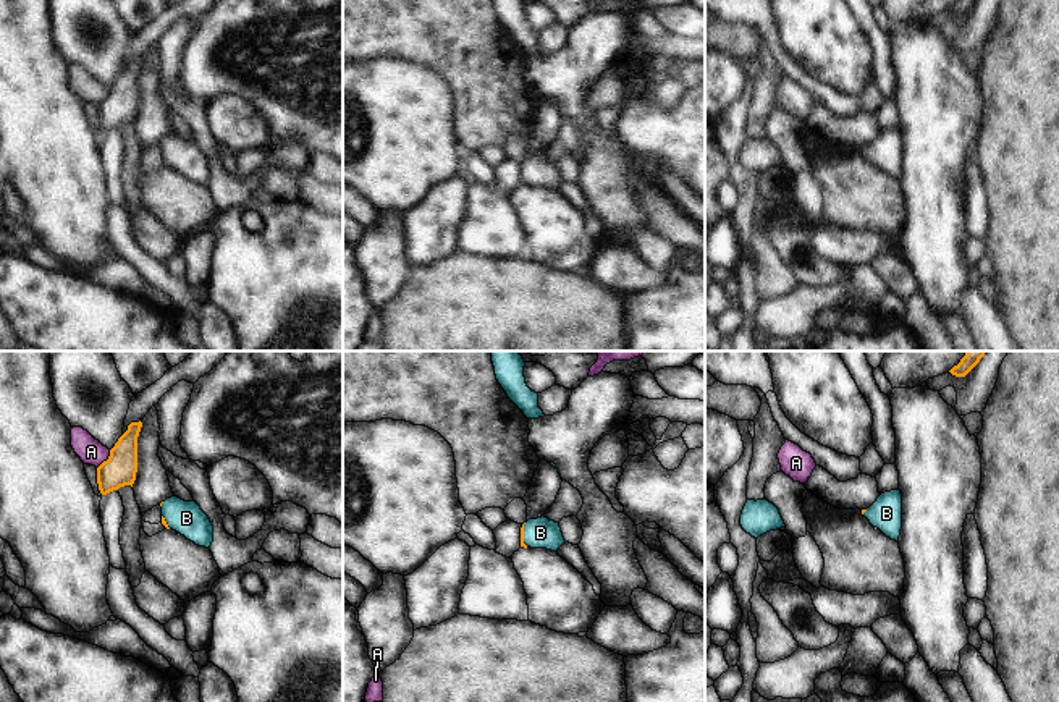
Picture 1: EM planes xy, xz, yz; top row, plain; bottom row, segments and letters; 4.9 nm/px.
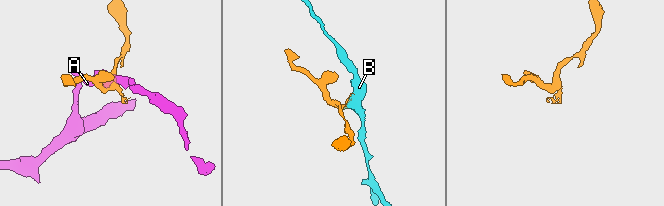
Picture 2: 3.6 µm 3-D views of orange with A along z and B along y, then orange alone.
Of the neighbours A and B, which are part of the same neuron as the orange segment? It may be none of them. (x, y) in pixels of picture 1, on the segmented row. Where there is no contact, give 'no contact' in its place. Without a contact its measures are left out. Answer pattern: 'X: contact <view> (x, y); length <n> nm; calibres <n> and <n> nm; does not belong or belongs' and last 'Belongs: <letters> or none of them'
A: contact xy (107, 460); length 120 nm; calibres 160 and 130 nm; does not belong
B: contact xz (523, 534); length 120 nm; calibres 20 and 150 nm; belongs
Belongs: B

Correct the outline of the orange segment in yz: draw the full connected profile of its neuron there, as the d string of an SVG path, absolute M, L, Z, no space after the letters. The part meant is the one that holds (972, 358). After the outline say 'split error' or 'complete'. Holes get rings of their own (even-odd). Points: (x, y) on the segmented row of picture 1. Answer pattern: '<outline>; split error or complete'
M965 351L965 356L960 359L960 362L949 372L956 377L965 377L980 362L985 353L986 351Z; complete

